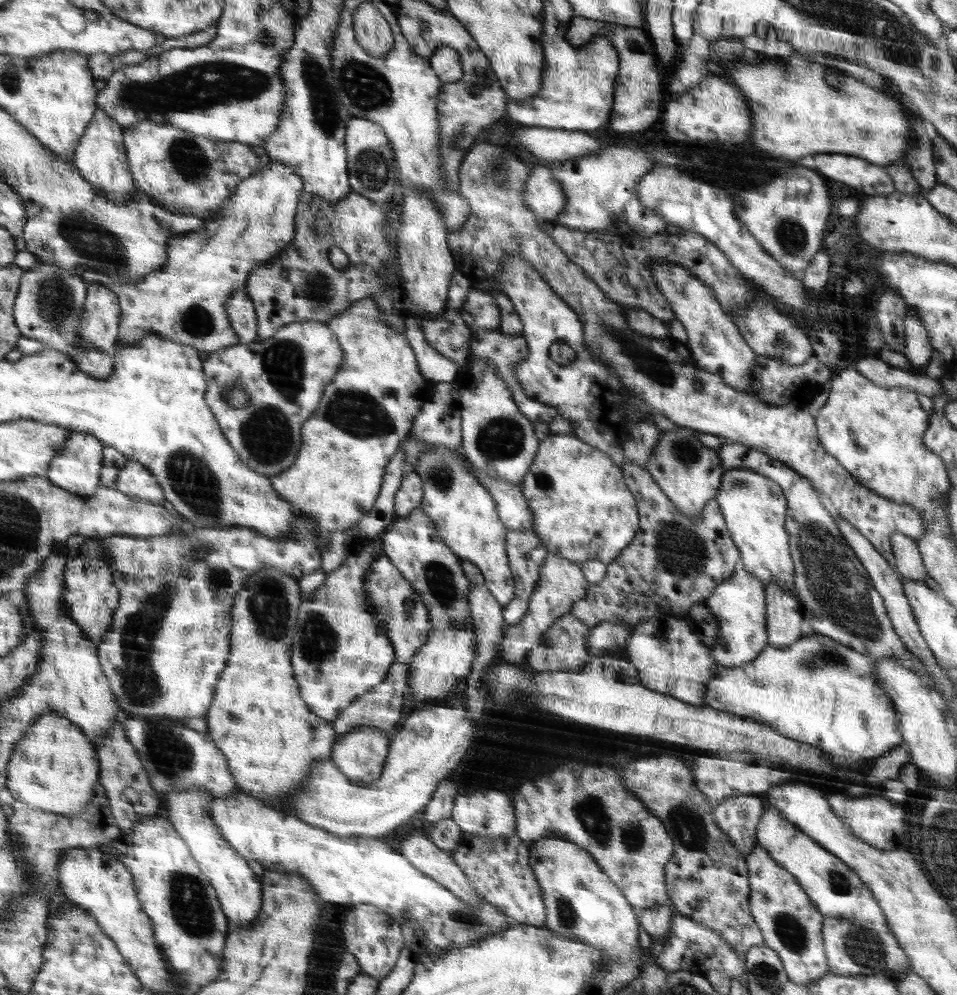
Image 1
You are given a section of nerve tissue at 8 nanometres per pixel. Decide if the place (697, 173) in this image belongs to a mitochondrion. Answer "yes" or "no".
no

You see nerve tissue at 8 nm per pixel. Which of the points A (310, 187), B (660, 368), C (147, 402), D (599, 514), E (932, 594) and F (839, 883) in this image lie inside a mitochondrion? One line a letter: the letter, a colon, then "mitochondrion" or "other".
A: other
B: mitochondrion
C: other
D: other
E: other
F: mitochondrion

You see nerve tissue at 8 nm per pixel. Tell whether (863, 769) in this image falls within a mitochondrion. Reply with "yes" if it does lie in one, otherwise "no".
no

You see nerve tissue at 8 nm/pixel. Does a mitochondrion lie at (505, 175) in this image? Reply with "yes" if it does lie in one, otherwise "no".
yes

